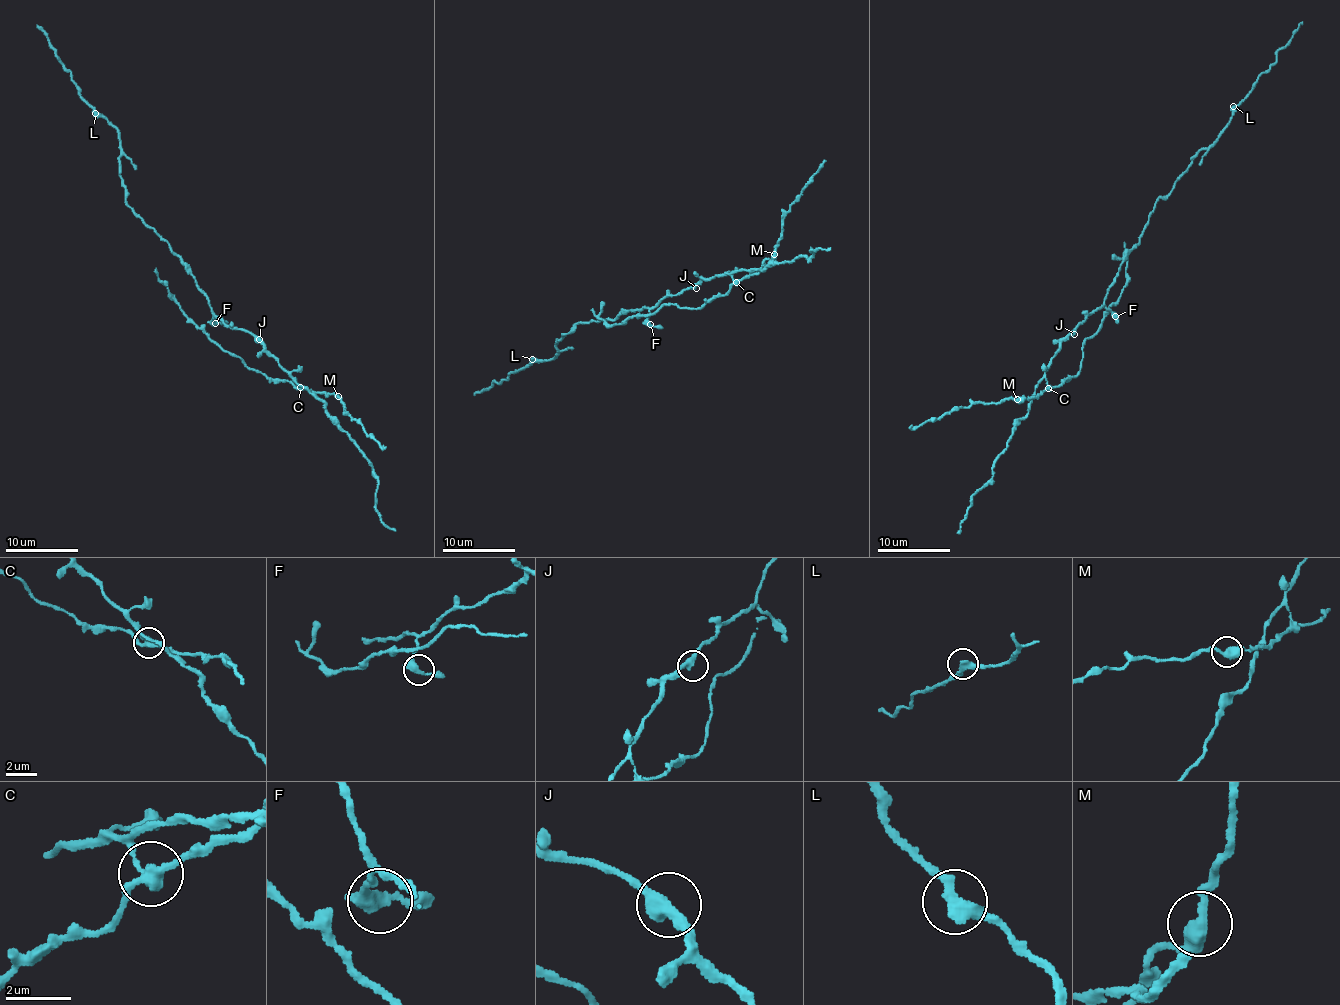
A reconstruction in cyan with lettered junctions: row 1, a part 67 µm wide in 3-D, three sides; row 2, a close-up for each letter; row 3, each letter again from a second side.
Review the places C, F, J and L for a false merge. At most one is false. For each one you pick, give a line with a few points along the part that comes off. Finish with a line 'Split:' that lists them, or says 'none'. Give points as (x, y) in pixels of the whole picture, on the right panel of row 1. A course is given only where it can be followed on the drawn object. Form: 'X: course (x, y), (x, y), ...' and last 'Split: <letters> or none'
C: course (1047, 388), (1076, 375), (1084, 340), (1093, 335), (1126, 283), (1124, 241)
Split: C

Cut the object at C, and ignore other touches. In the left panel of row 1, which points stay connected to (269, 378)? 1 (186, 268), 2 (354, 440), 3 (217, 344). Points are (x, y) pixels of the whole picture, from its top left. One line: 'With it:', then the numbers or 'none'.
With it: 3

